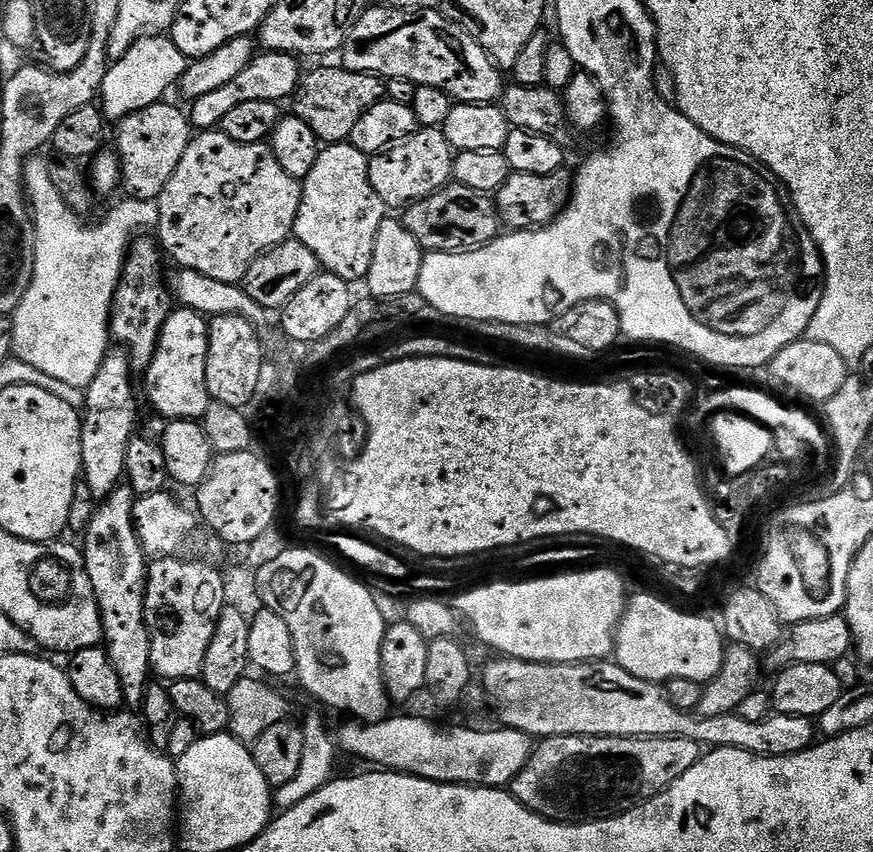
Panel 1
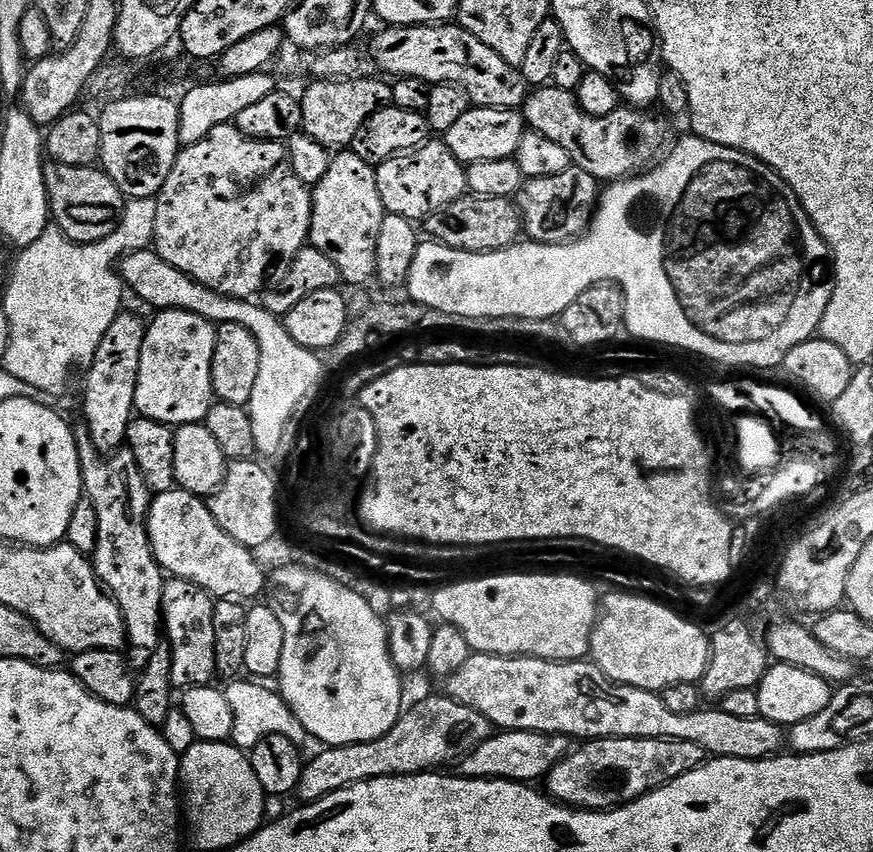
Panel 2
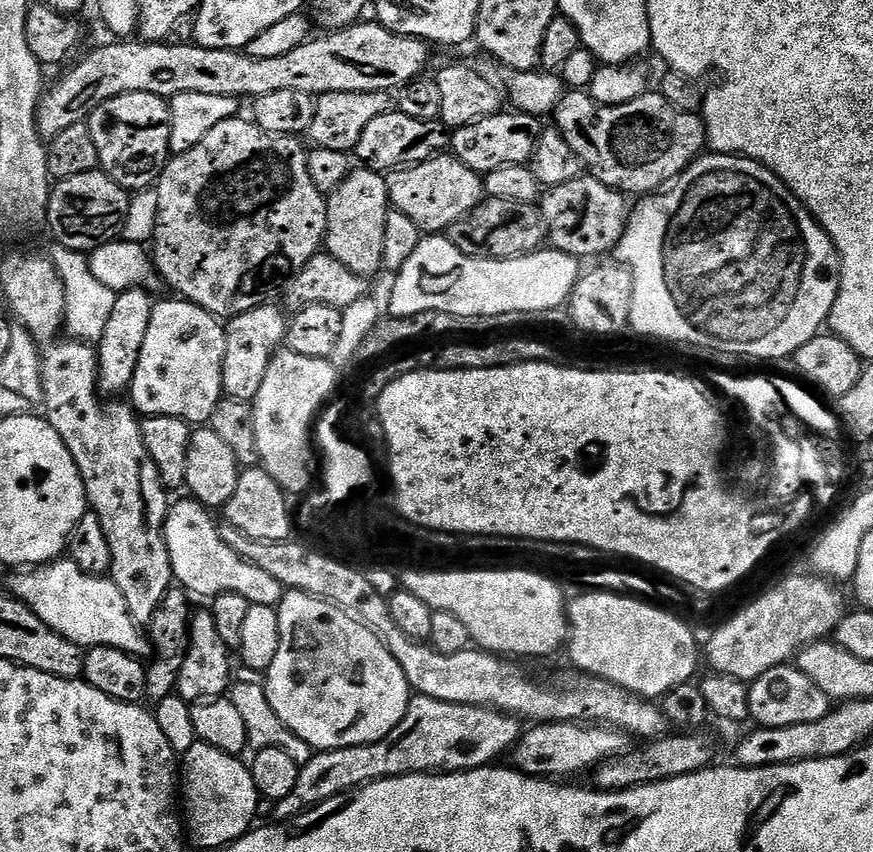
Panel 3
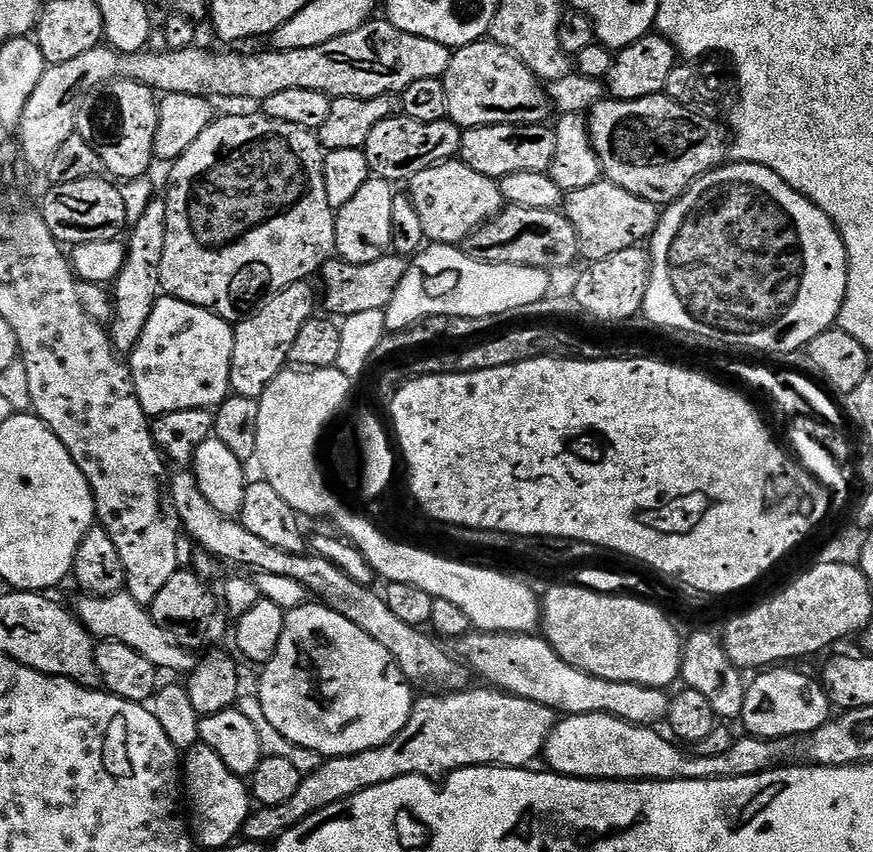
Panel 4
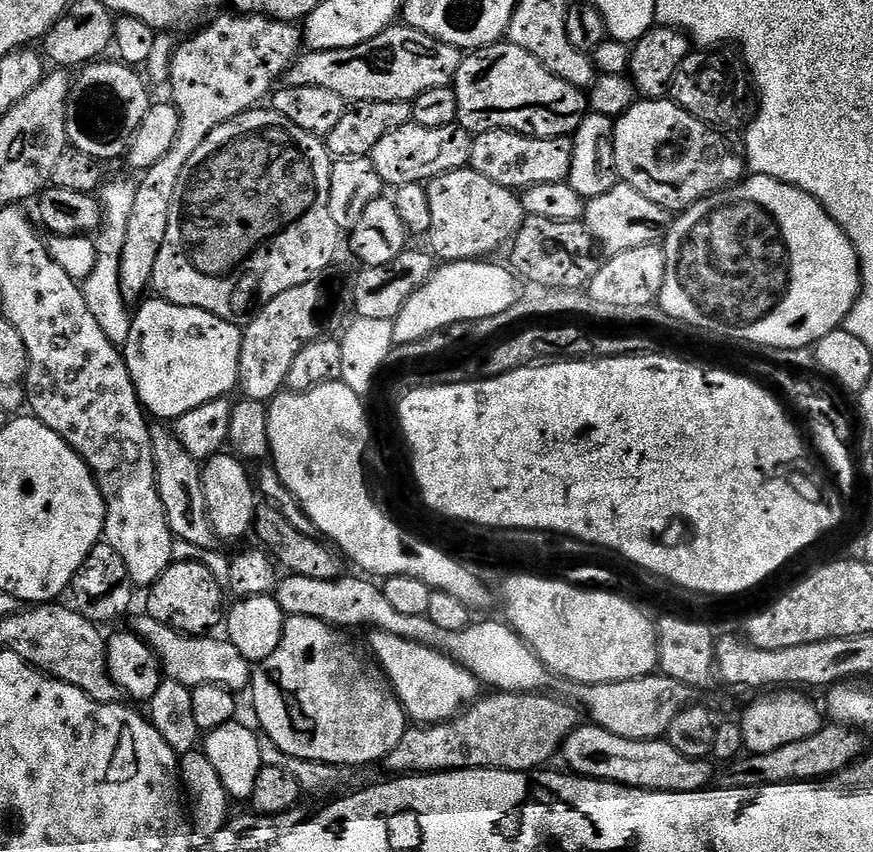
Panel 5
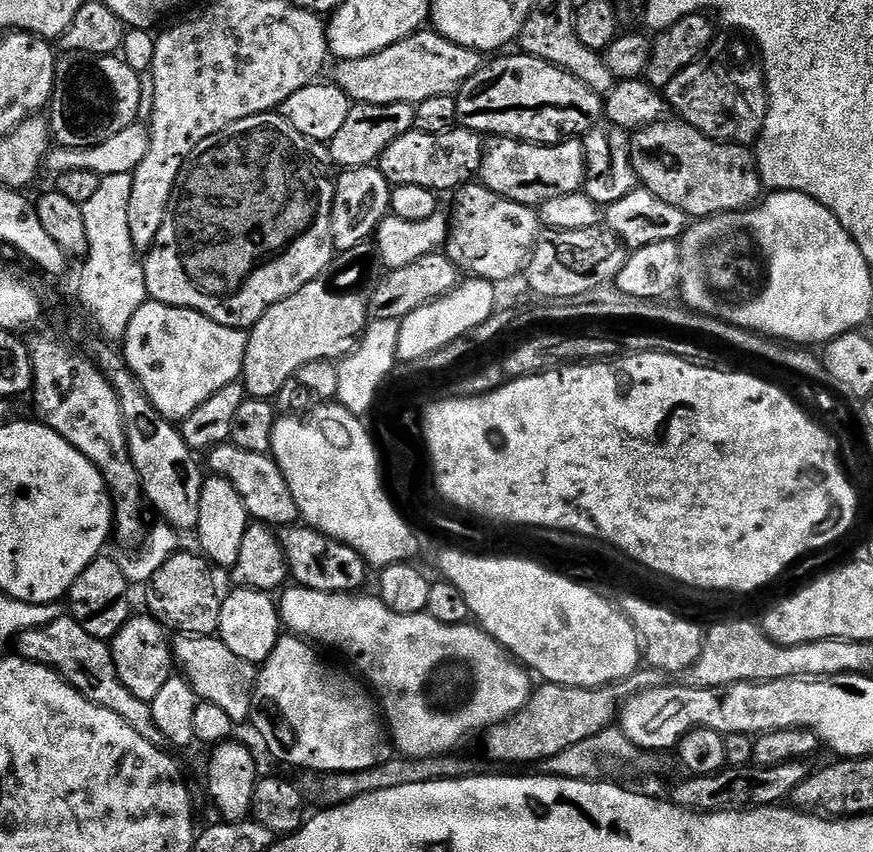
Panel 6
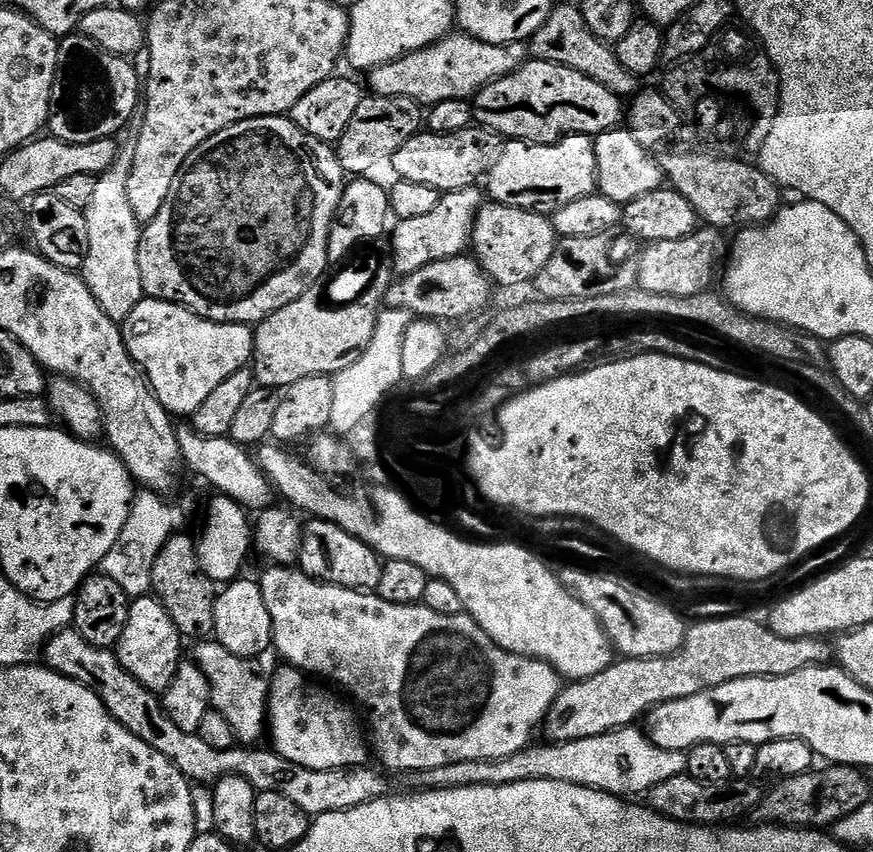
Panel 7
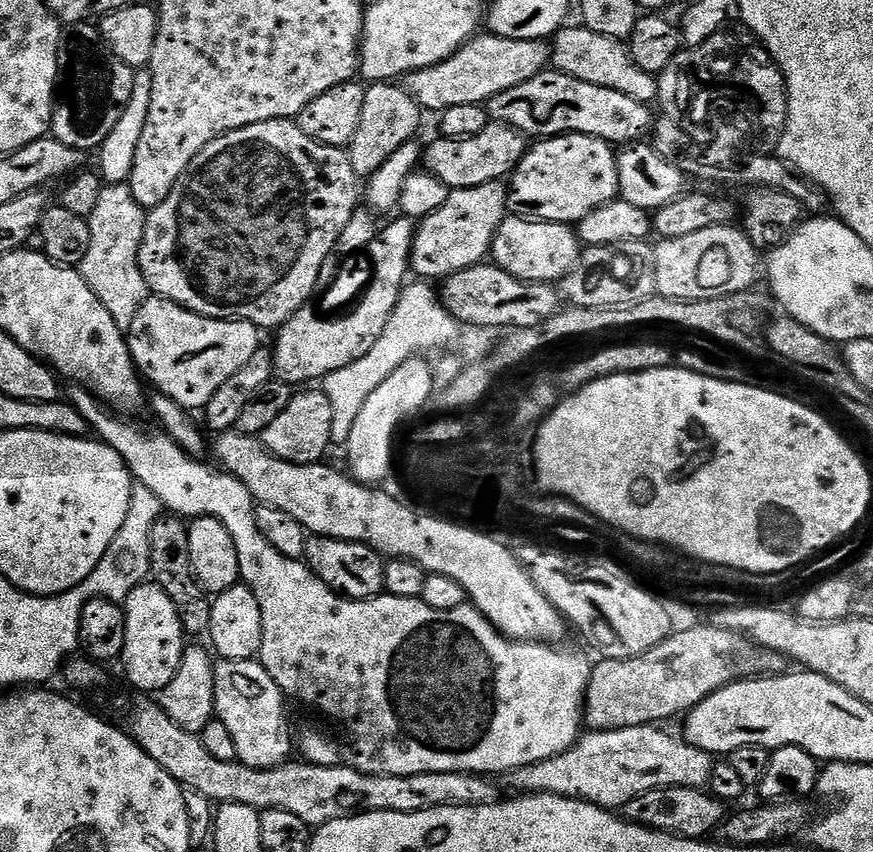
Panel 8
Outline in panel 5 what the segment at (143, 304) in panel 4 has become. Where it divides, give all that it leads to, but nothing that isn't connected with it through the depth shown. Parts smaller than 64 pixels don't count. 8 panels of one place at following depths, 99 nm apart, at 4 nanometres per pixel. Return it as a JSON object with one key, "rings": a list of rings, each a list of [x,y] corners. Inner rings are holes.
{"rings":[[[221,14],[208,25],[189,35],[176,48],[168,64],[168,84],[172,87],[171,103],[176,105],[180,115],[180,129],[174,138],[174,146],[163,158],[158,158],[139,178],[134,206],[131,207],[130,222],[127,223],[125,245],[122,248],[120,280],[122,298],[127,302],[140,302],[152,286],[154,262],[158,262],[158,250],[166,242],[166,226],[170,226],[170,206],[174,202],[174,190],[190,154],[206,142],[206,138],[218,126],[238,118],[244,112],[253,111],[259,100],[267,101],[270,93],[281,83],[282,77],[302,52],[302,32],[295,23],[275,20],[272,16],[245,16],[243,14]]]}

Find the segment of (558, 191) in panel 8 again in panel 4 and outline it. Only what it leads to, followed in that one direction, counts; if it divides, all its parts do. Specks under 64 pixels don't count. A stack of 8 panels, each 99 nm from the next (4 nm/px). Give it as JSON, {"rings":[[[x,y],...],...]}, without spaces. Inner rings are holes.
{"rings":[[[547,123],[520,125],[483,125],[480,128],[463,129],[459,160],[470,170],[486,174],[491,180],[499,182],[504,176],[518,174],[519,171],[547,173],[552,159],[558,156],[558,136],[548,129]]]}

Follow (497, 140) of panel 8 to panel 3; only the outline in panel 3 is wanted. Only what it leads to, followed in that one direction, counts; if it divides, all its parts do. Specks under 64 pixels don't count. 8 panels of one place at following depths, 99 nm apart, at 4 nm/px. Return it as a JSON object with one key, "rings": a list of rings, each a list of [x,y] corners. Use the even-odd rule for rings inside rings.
{"rings":[[[393,110],[378,114],[378,118],[374,118],[370,126],[366,126],[362,138],[358,138],[354,156],[363,167],[387,174],[397,168],[408,168],[411,164],[426,162],[430,158],[447,153],[449,148],[450,129],[440,118],[422,121],[421,118],[412,118],[399,110]]]}

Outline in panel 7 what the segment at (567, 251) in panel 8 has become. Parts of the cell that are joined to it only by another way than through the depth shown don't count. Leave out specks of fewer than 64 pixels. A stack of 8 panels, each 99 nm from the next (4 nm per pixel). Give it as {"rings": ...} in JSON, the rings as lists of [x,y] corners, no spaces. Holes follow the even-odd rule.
{"rings":[[[485,202],[480,205],[480,212],[476,215],[470,252],[493,285],[500,287],[501,284],[504,290],[512,290],[508,288],[516,288],[519,284],[531,285],[535,281],[537,274],[546,266],[546,262],[550,262],[557,243],[558,237],[547,215],[518,210],[514,206],[502,206],[495,202]]]}

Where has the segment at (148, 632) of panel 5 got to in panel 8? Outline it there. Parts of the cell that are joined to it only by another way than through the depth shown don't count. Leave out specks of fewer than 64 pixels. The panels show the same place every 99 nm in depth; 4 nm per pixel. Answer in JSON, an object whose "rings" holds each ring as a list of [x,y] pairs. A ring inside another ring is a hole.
{"rings":[[[221,660],[215,661],[212,677],[214,678],[214,702],[216,703],[215,719],[222,721],[226,730],[234,738],[236,759],[251,768],[277,768],[280,764],[289,763],[291,752],[294,752],[294,736],[284,729],[284,704],[286,697],[280,687],[270,678],[270,674],[254,660]]]}

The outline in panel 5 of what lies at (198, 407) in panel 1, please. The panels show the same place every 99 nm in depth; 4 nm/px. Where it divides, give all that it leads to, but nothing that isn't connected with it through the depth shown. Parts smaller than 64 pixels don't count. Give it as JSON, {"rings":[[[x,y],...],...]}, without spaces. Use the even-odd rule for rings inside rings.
{"rings":[[[159,298],[145,299],[137,308],[140,309],[137,312],[135,309],[131,317],[129,337],[126,338],[122,351],[130,370],[130,378],[136,387],[136,396],[143,404],[145,413],[153,417],[156,415],[160,422],[175,422],[182,414],[186,414],[186,410],[194,410],[211,400],[227,397],[228,391],[239,385],[244,334],[237,325],[201,308],[174,306]]]}

